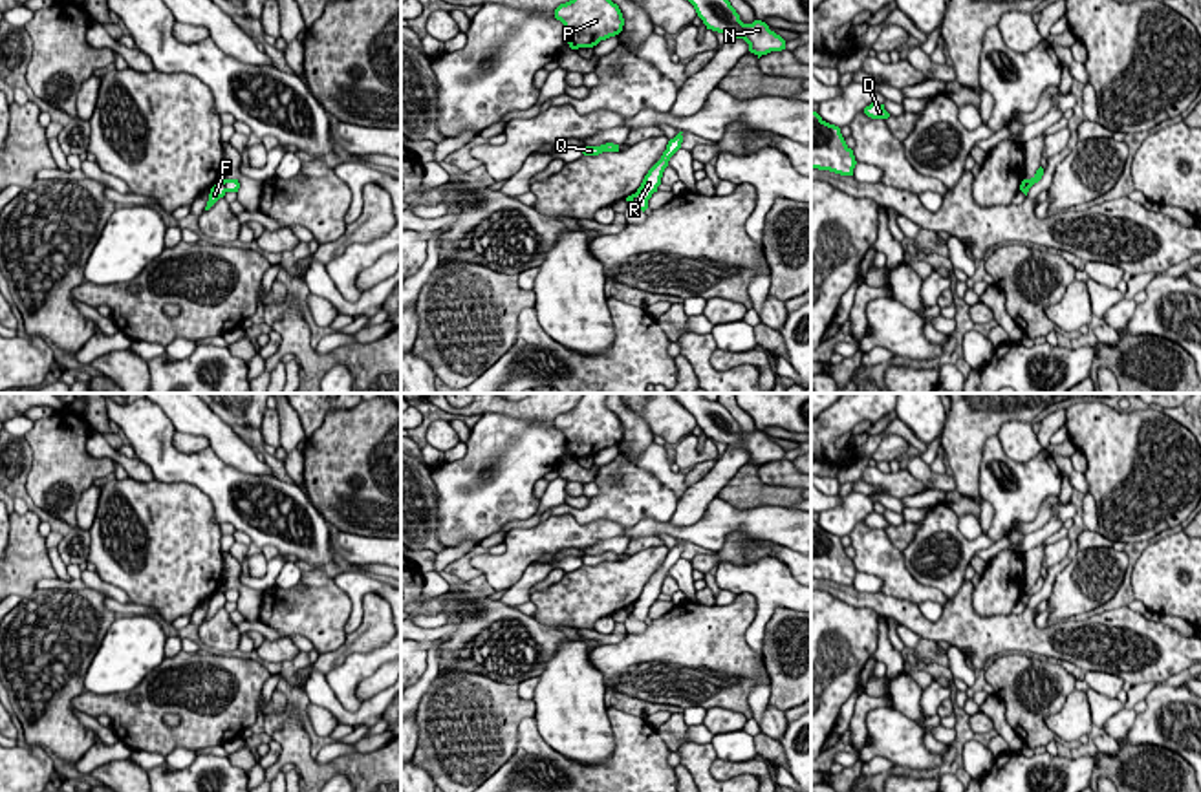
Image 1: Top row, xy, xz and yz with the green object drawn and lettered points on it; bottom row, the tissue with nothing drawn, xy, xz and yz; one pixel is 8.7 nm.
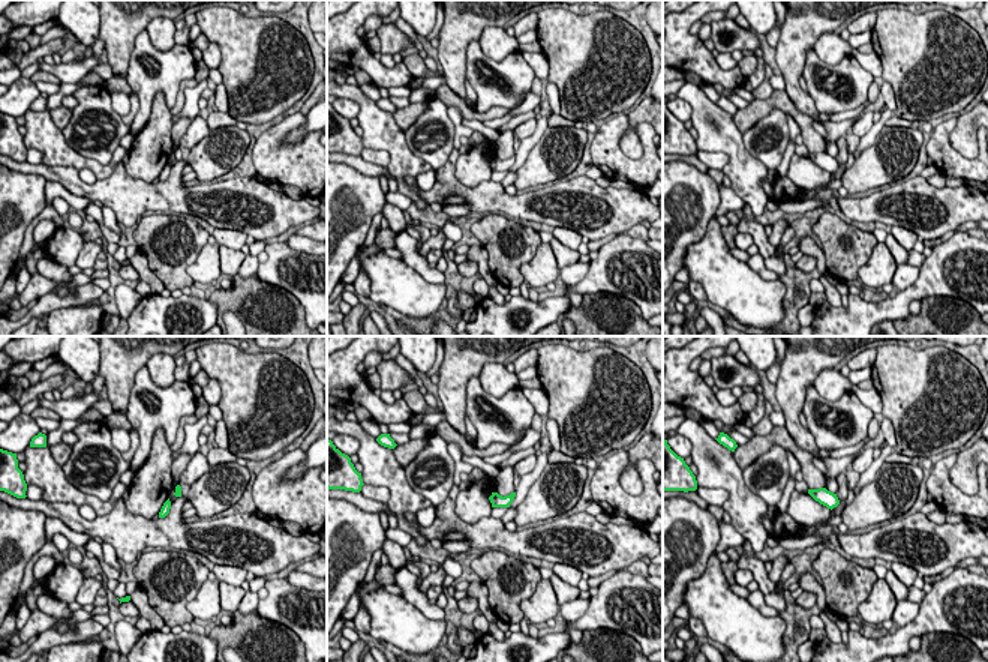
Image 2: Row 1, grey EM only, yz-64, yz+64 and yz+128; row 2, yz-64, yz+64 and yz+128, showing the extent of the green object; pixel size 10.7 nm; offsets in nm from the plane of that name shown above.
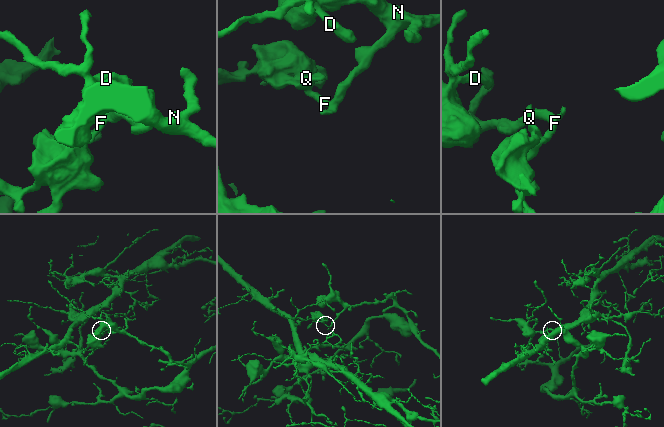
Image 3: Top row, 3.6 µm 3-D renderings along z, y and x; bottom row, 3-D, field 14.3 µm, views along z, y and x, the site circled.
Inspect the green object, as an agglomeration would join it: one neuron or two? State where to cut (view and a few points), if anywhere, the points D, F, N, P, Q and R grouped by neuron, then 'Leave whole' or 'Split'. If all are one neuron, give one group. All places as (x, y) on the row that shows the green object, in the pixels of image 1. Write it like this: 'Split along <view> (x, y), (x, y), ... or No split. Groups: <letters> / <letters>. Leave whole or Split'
Split along xy (222, 181), (226, 191). Groups: D N P R / F Q. Split

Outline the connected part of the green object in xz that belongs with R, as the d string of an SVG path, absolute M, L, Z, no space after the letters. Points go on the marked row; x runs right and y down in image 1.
M679 132L674 139L668 141L666 150L663 152L661 159L648 170L644 176L641 187L633 194L632 205L637 210L646 210L648 209L648 199L652 198L654 192L657 192L657 187L661 185L661 177L665 168L668 166L670 157L681 148L683 143L683 132Z

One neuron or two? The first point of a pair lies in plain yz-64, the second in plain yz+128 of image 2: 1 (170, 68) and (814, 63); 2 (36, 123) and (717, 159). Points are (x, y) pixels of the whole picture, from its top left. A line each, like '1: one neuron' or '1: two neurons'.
1: one neuron
2: two neurons

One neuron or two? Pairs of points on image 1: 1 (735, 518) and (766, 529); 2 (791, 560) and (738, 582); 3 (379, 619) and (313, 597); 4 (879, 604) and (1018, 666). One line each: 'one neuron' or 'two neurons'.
1: one neuron
2: two neurons
3: two neurons
4: two neurons

